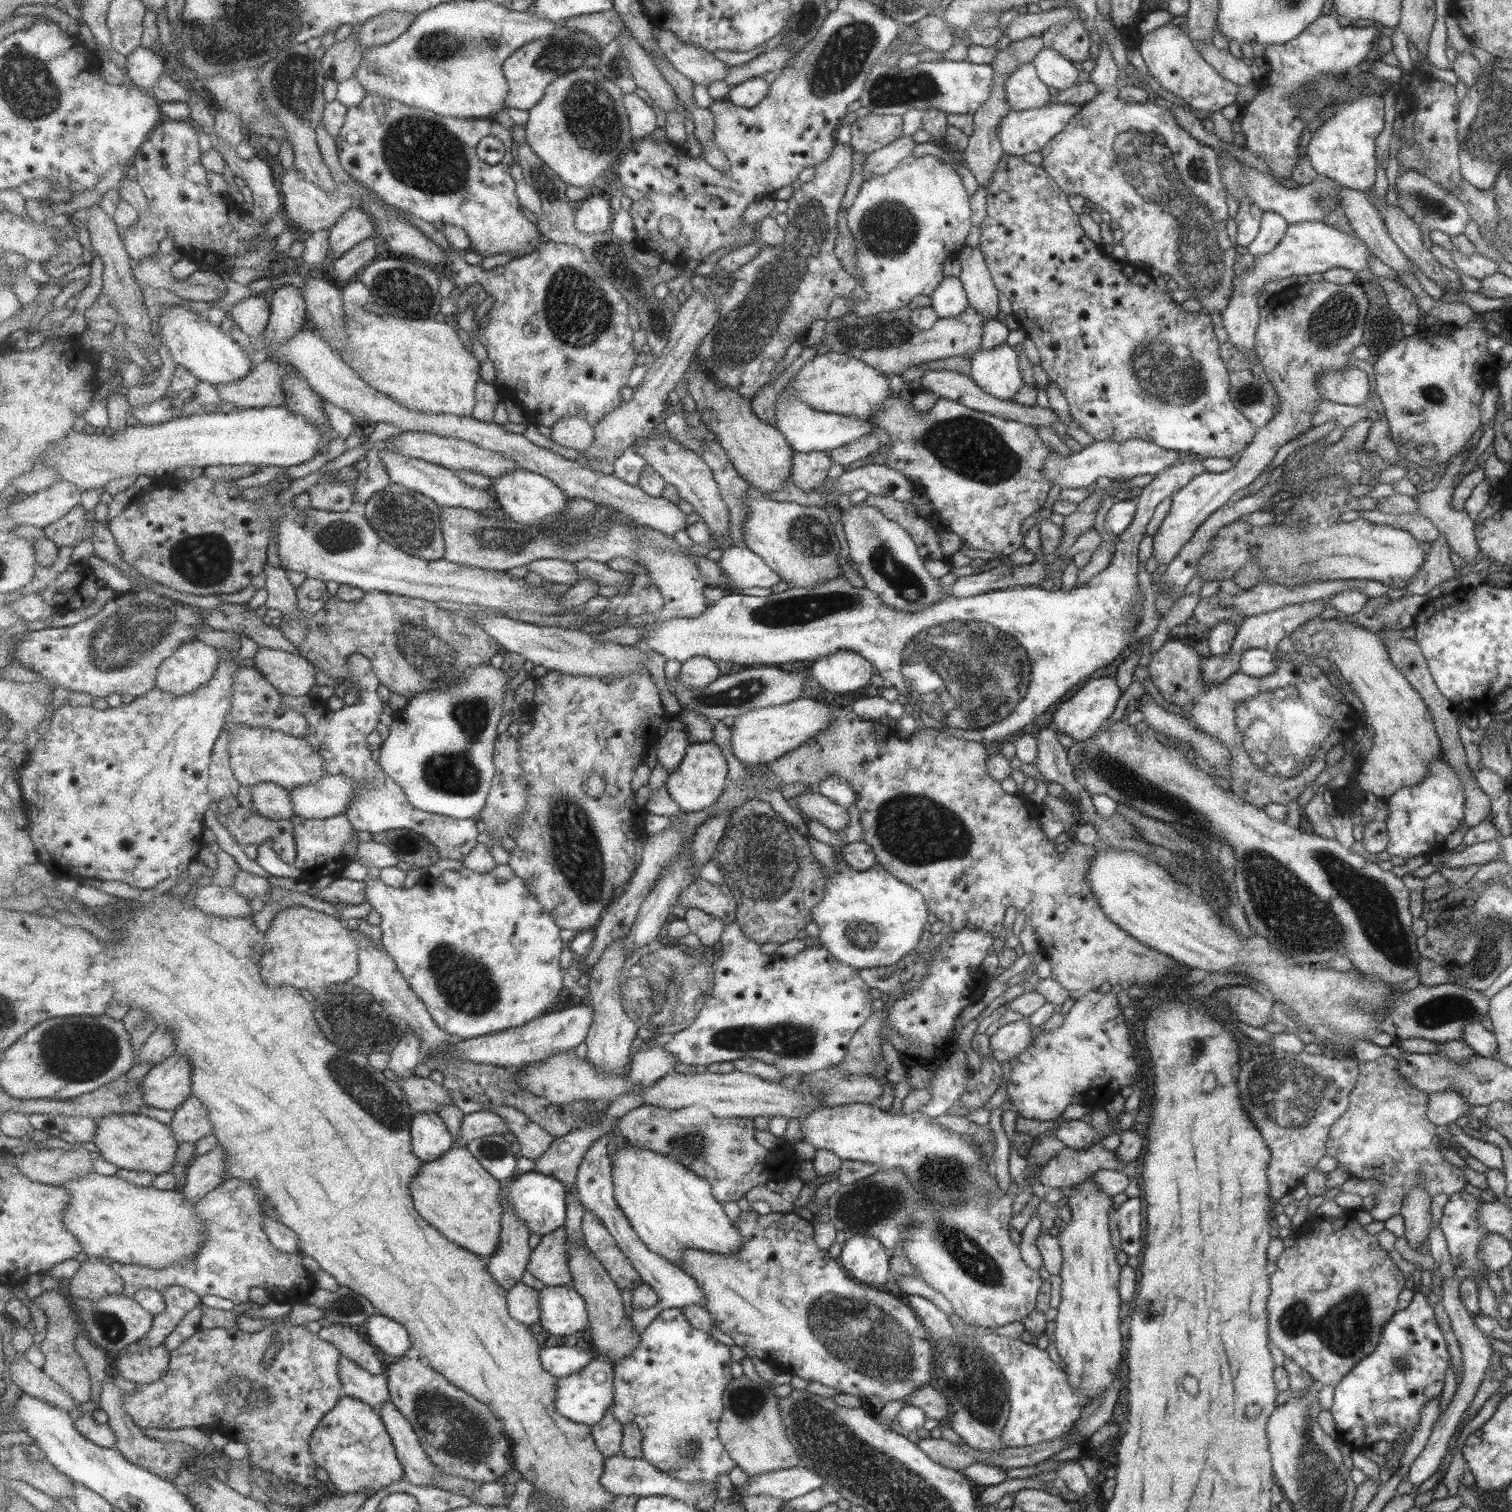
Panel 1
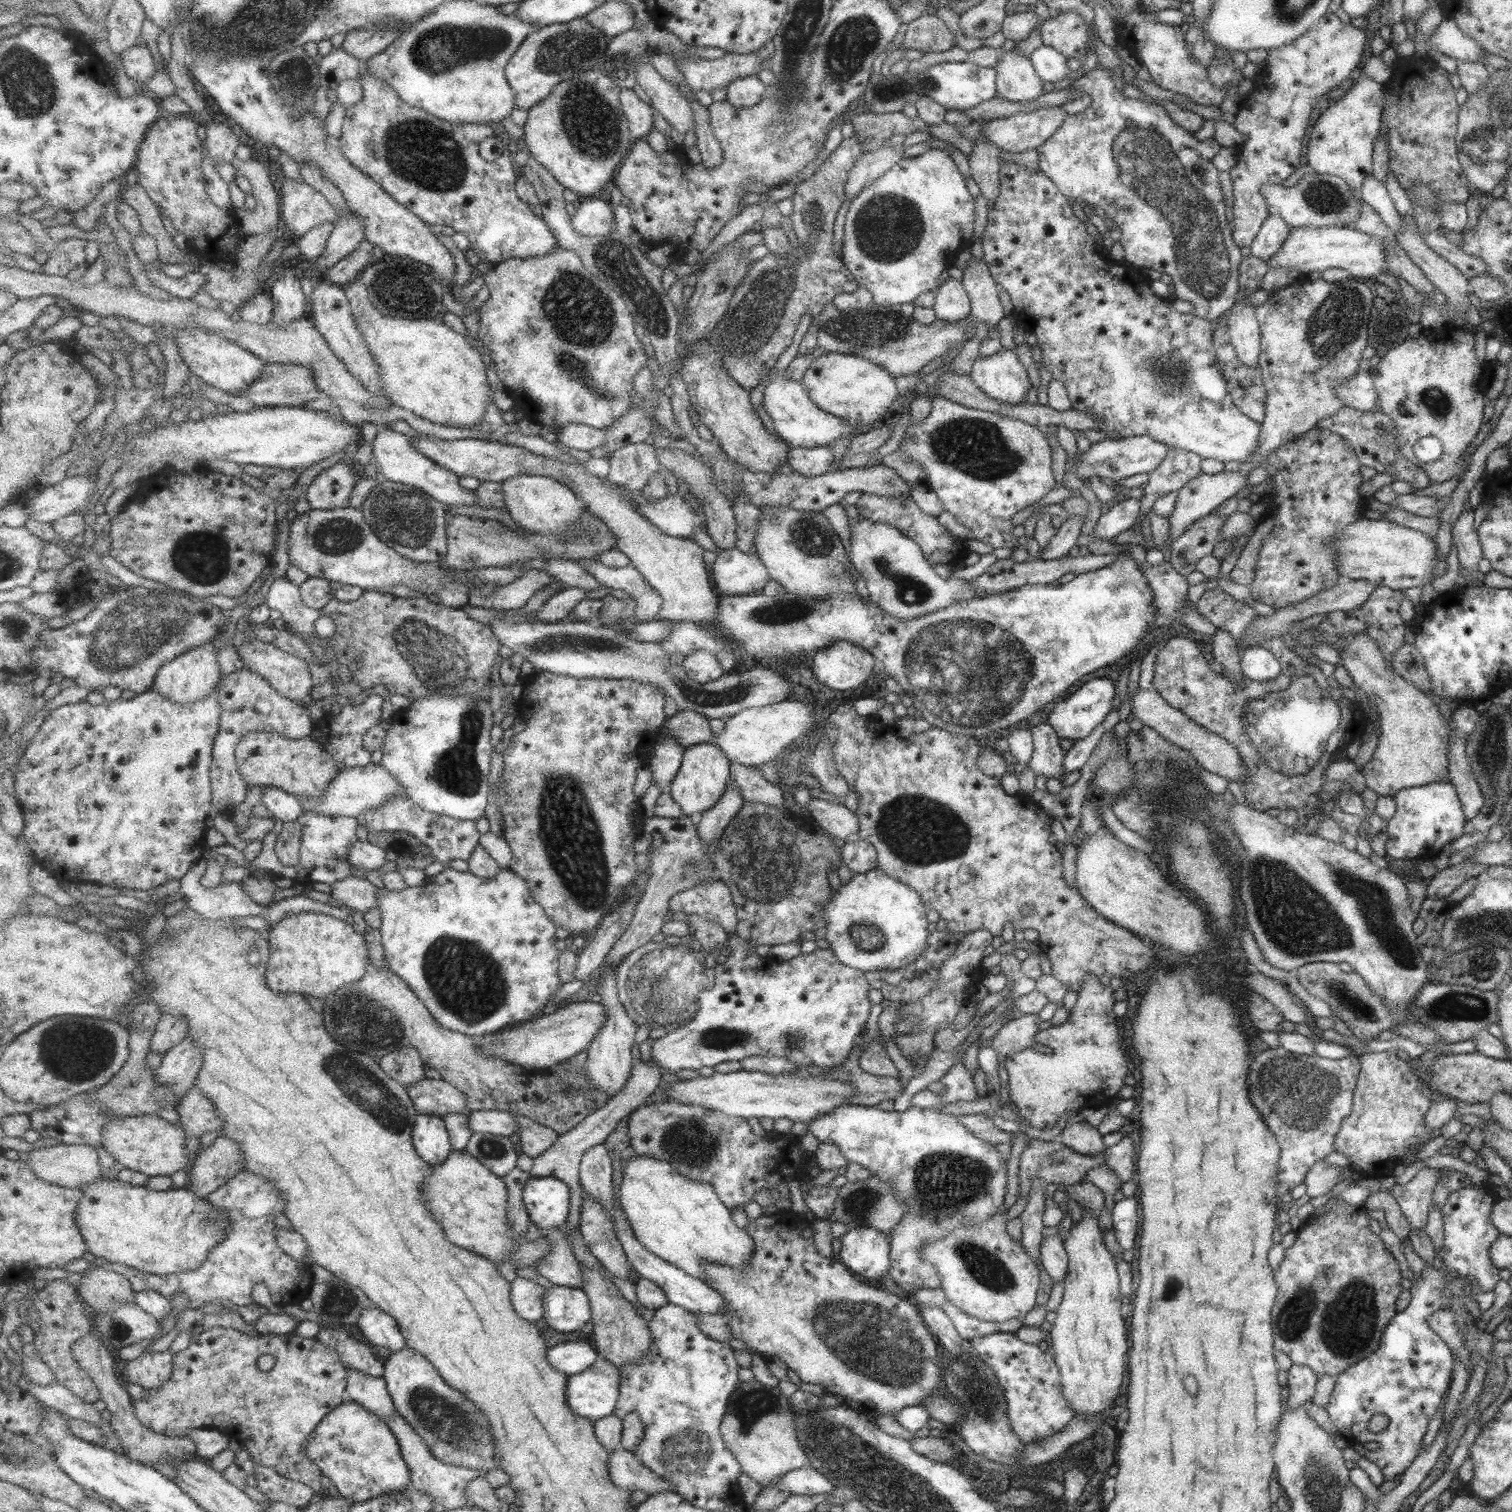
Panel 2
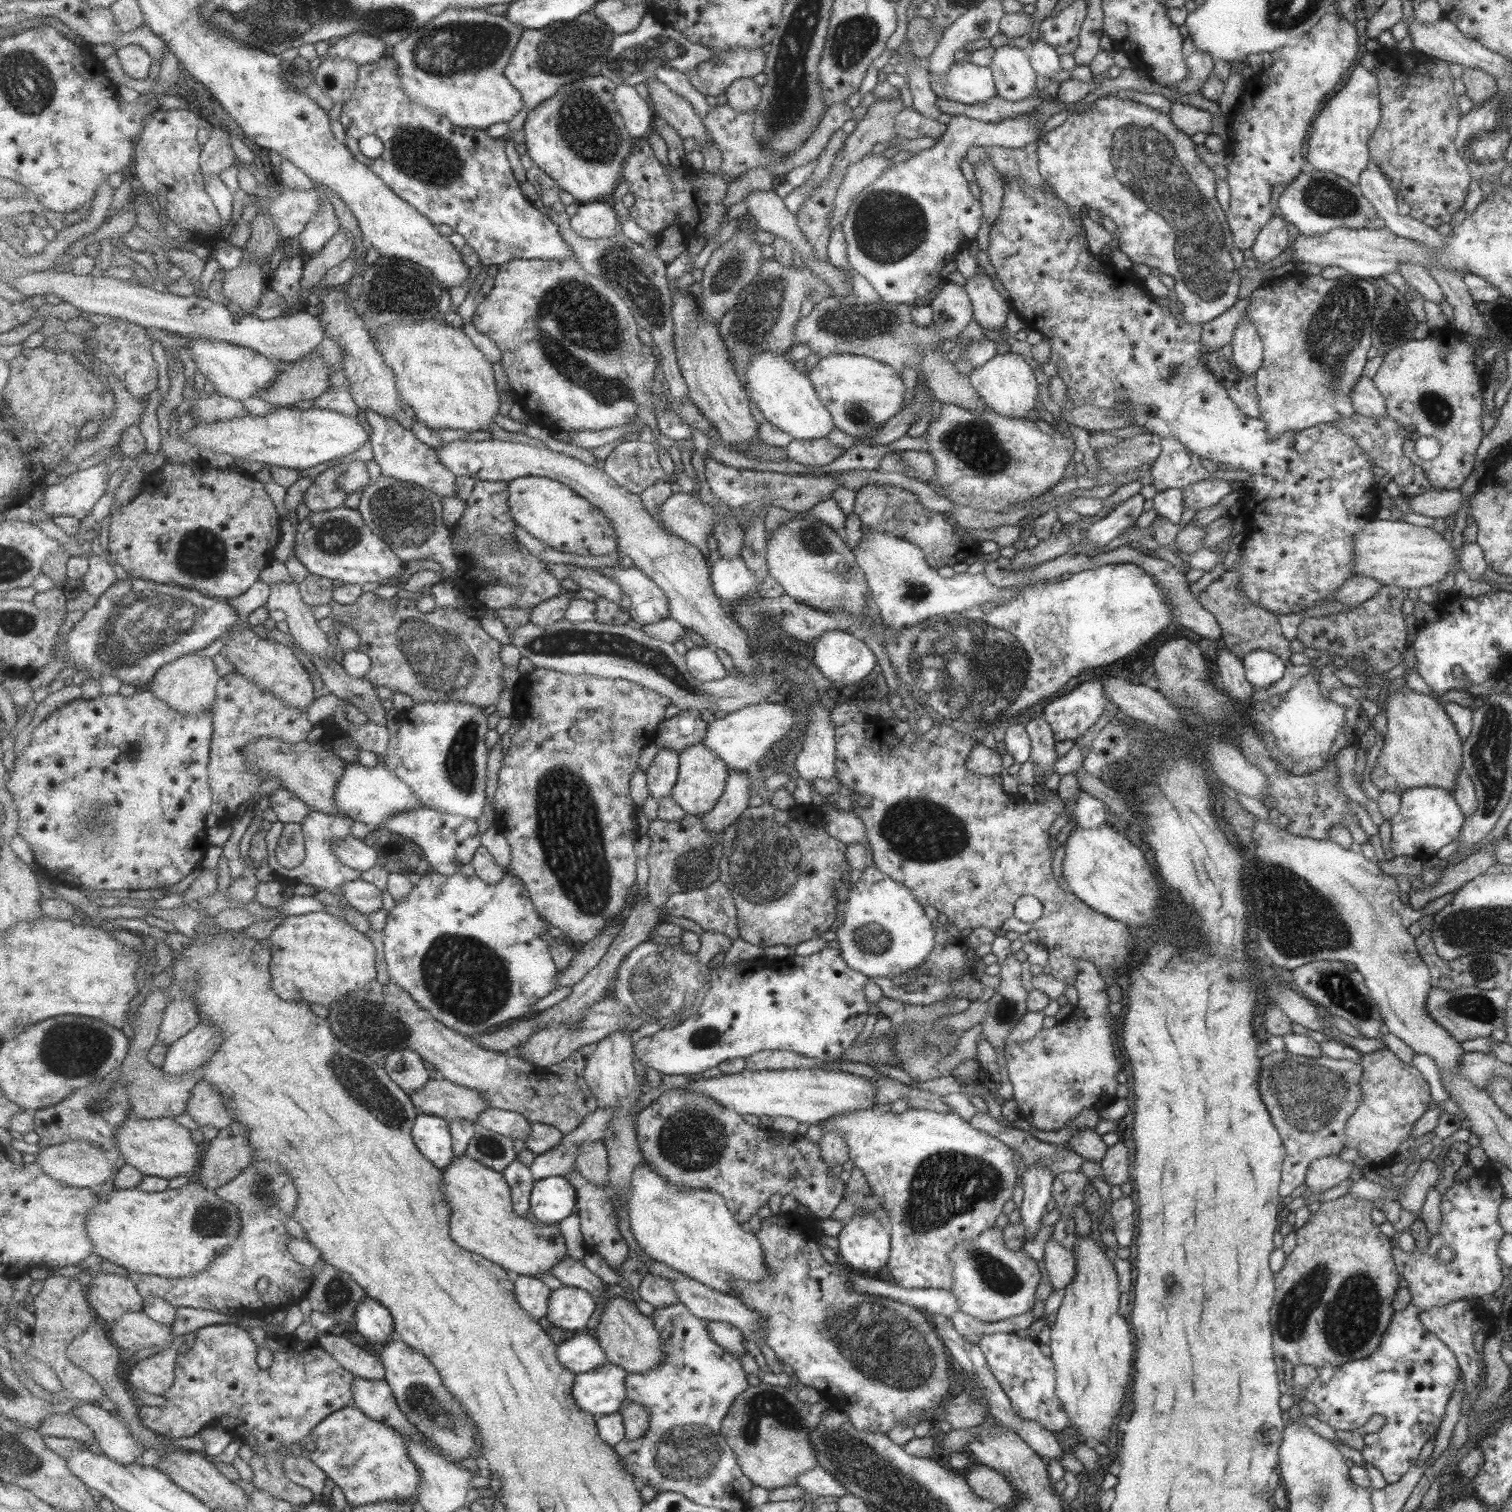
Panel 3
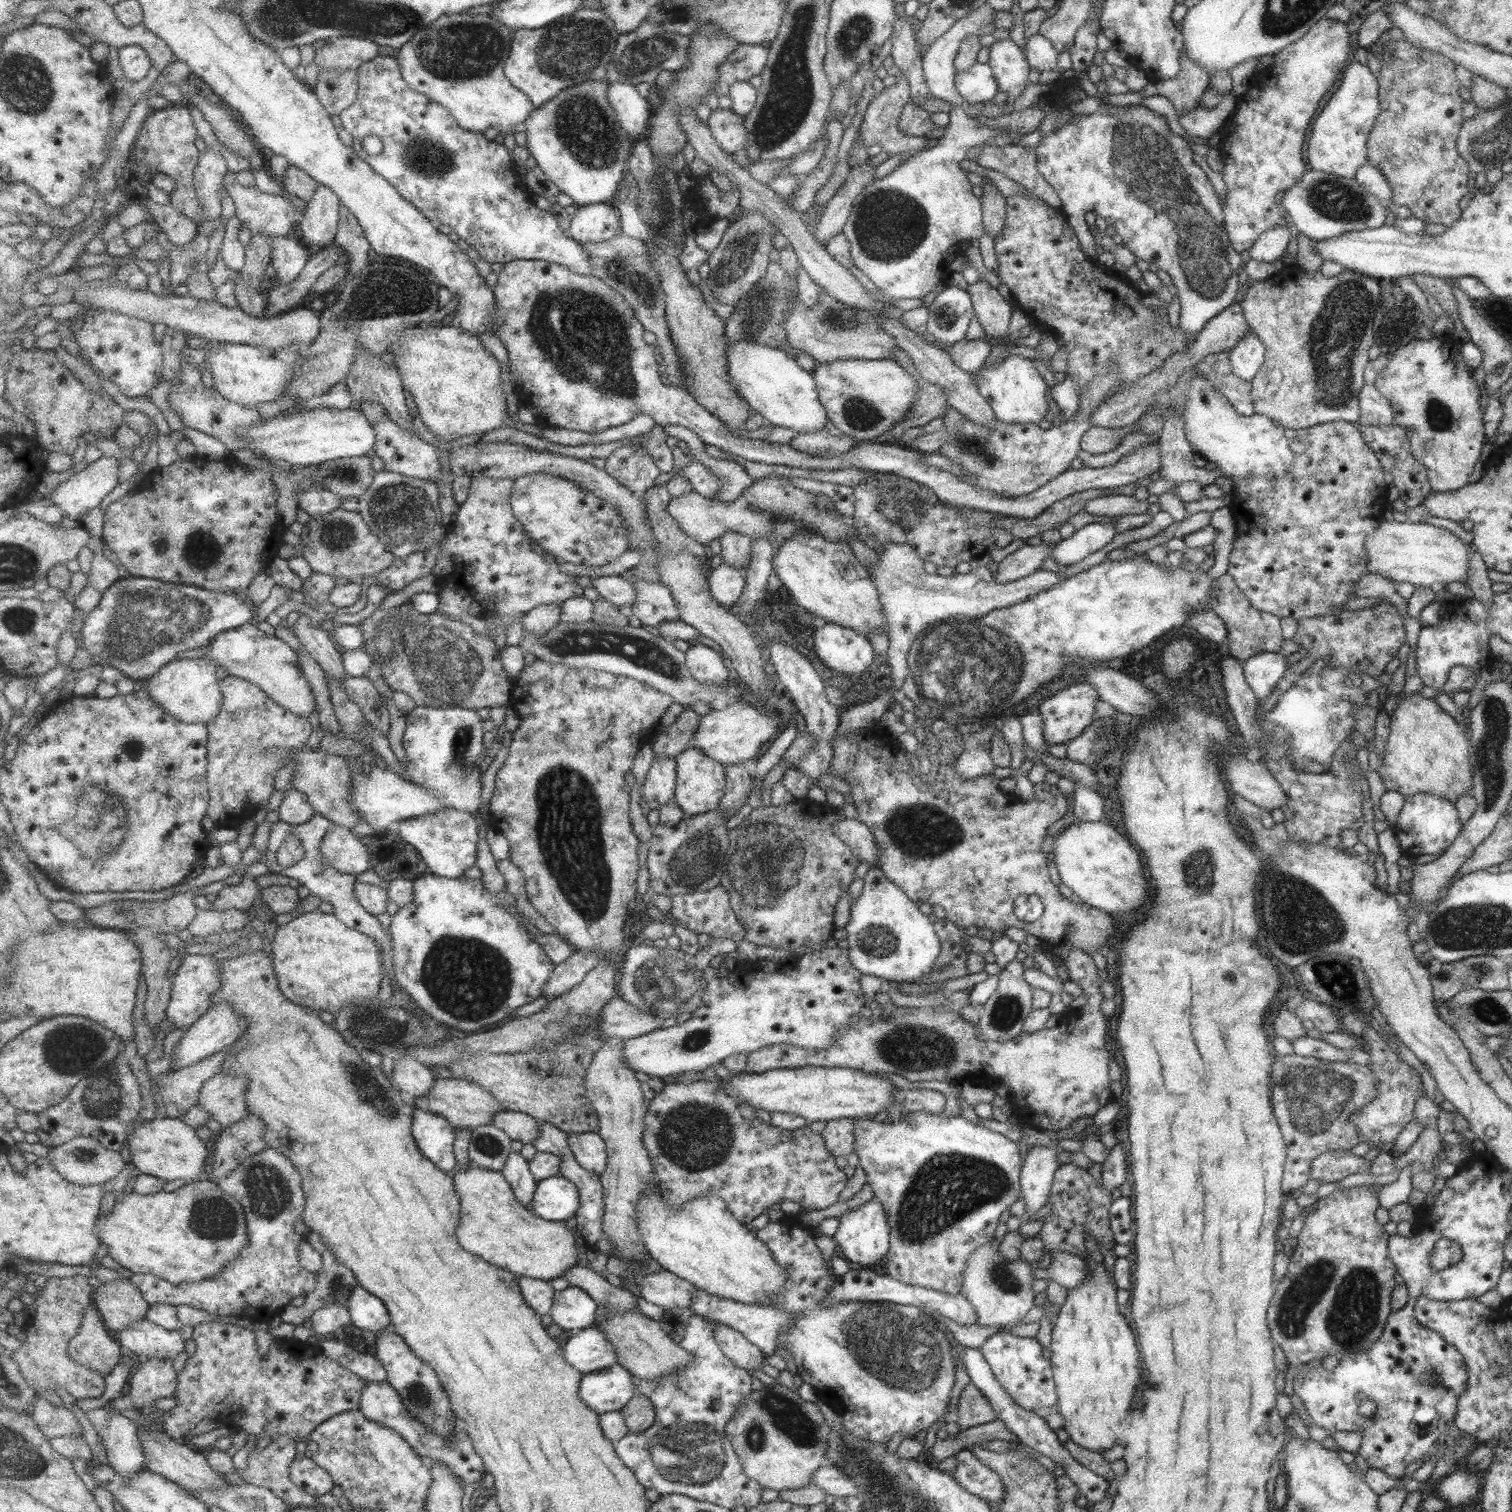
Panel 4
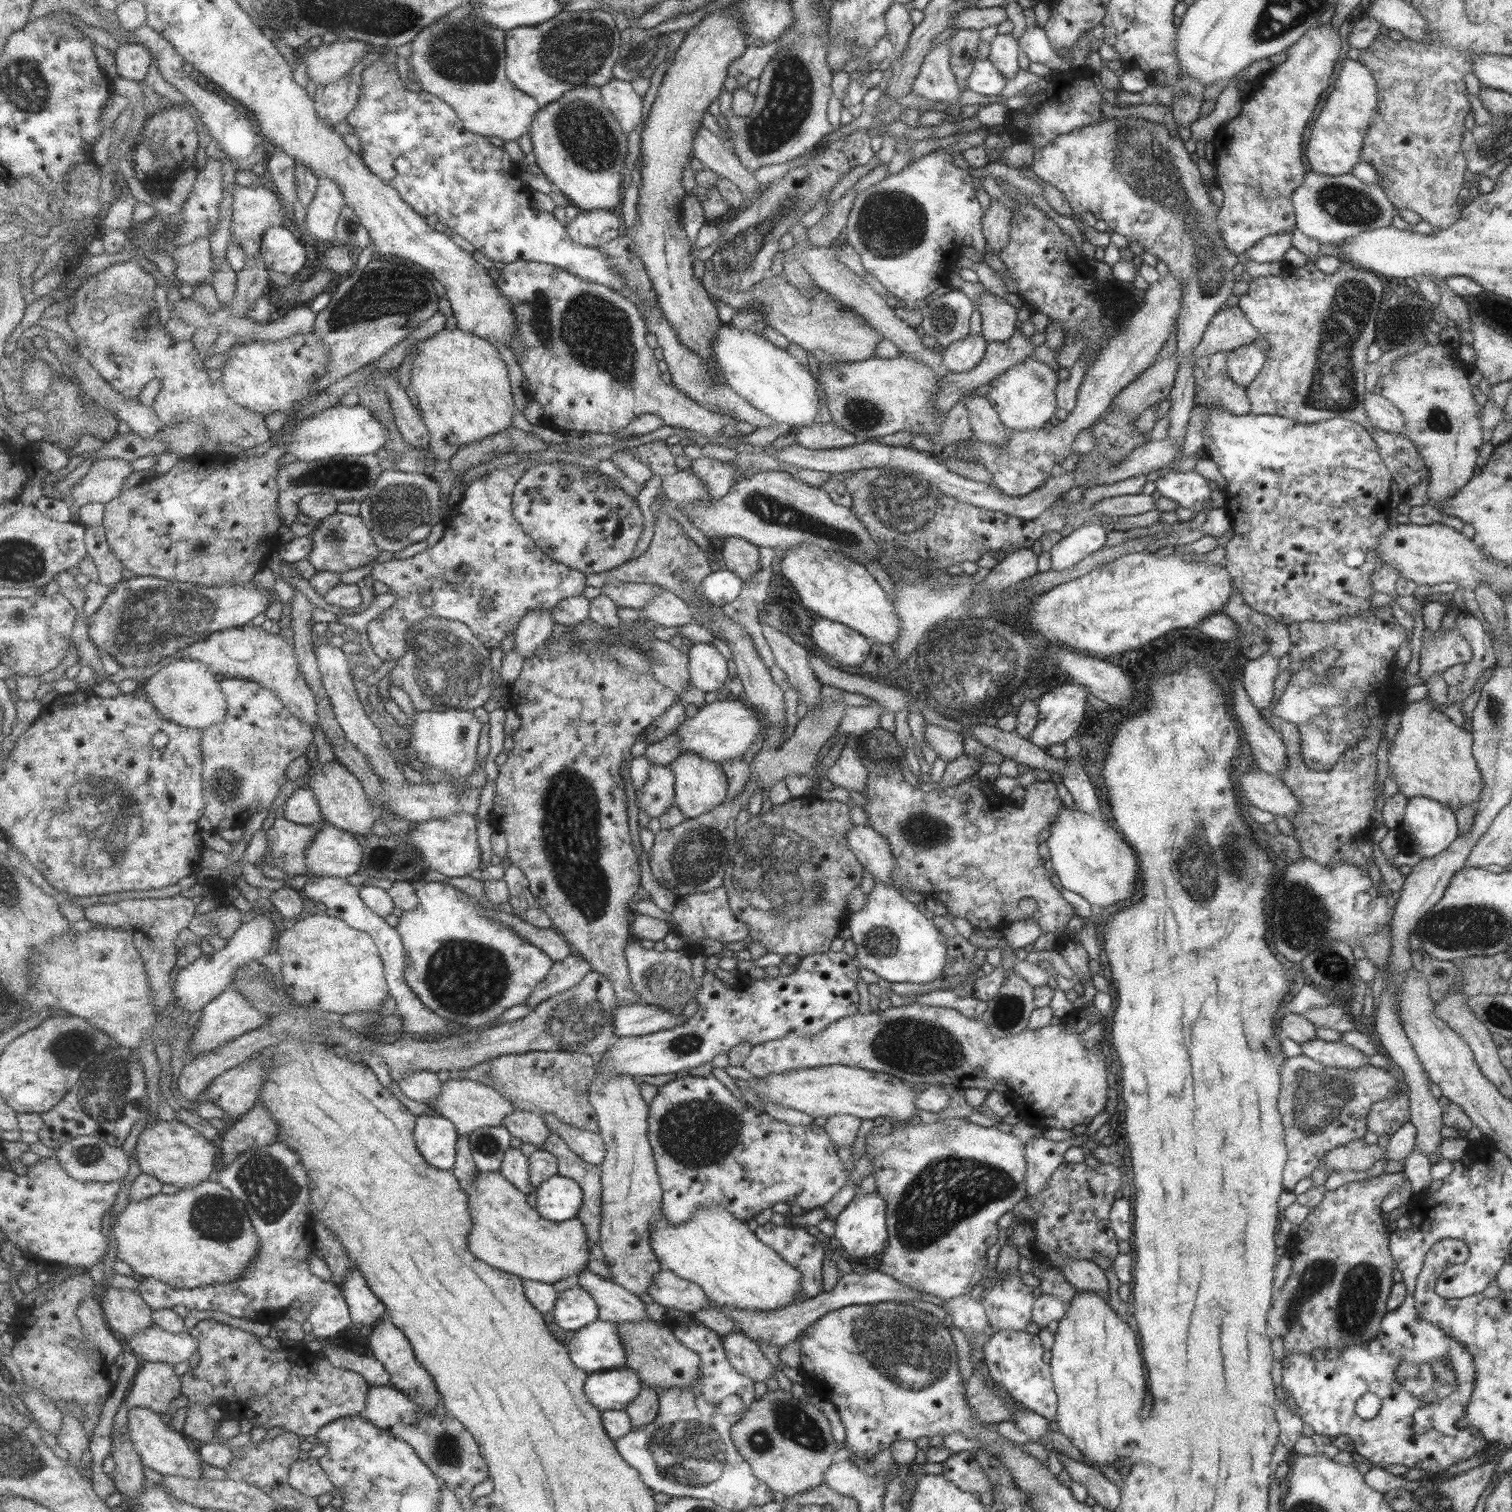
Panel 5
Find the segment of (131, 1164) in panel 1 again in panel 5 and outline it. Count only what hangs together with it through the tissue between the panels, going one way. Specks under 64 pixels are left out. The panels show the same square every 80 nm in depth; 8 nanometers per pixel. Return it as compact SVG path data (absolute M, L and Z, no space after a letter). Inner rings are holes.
M157 1120L151 1128L145 1128L135 1146L142 1173L158 1178L162 1183L179 1189L194 1188L204 1180L216 1179L215 1154L219 1145L205 1138L198 1130L181 1121Z

